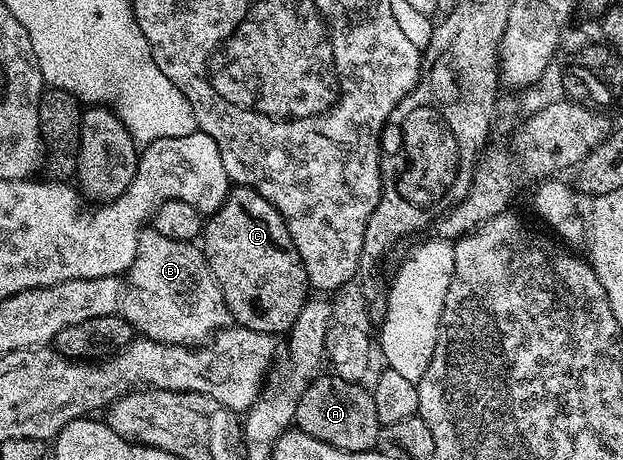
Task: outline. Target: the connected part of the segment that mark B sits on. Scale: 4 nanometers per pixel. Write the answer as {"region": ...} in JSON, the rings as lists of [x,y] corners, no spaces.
{"region":[[[153,229],[142,230],[138,235],[138,252],[130,270],[125,272],[124,283],[128,293],[123,294],[120,314],[133,325],[141,338],[157,343],[194,347],[205,344],[219,331],[231,326],[230,310],[220,293],[220,285],[210,271],[201,246],[193,242],[172,241]]]}

